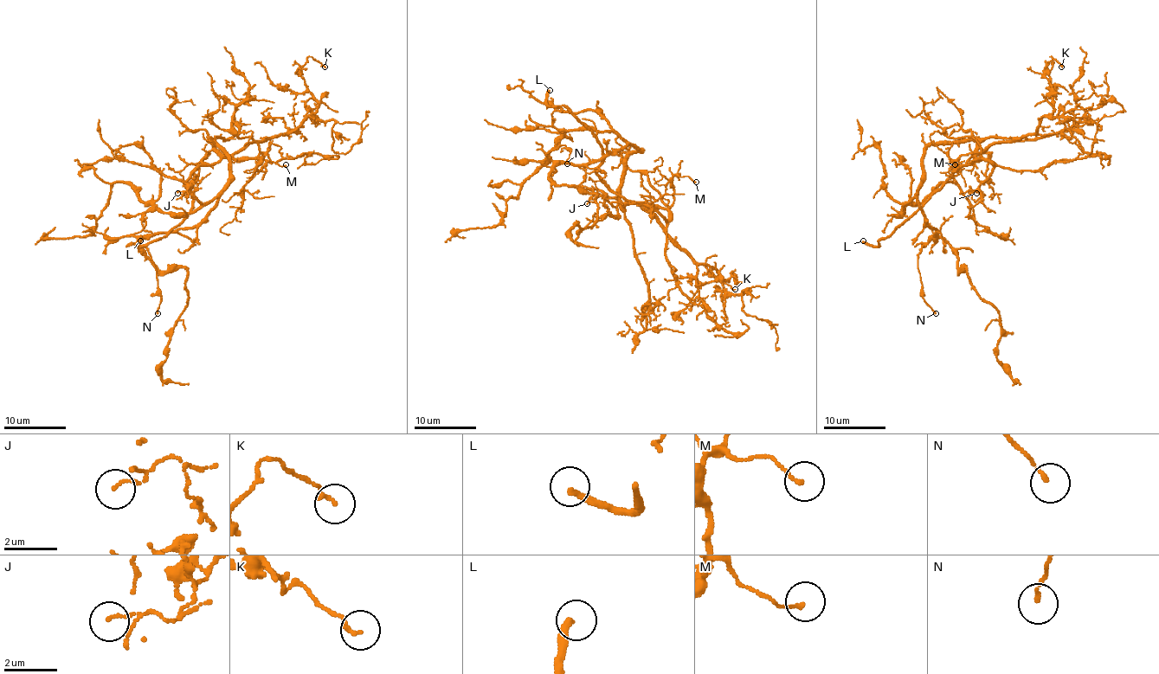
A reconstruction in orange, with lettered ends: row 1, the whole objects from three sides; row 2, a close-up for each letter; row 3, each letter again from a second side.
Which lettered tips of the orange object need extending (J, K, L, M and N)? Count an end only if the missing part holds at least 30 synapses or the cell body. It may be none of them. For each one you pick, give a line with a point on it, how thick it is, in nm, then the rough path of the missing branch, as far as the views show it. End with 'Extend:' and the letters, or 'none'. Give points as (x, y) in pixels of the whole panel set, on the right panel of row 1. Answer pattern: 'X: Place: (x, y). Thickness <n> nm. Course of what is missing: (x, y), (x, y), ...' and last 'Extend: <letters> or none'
L: Place: (863, 240). Thickness 240 nm
Extend: L

